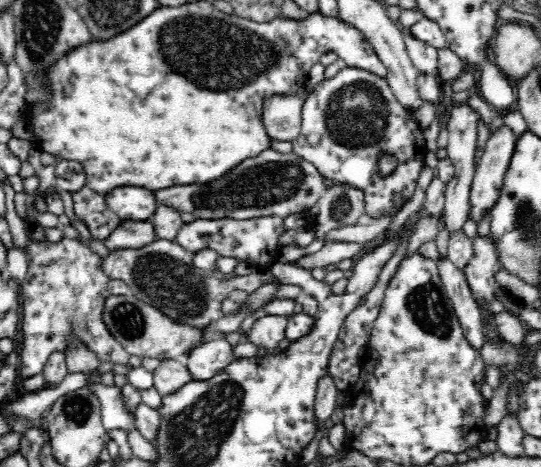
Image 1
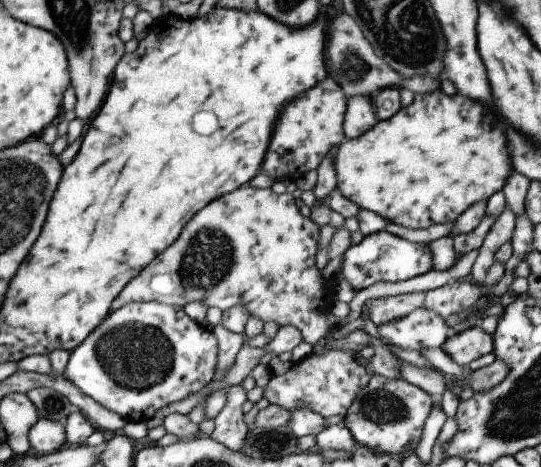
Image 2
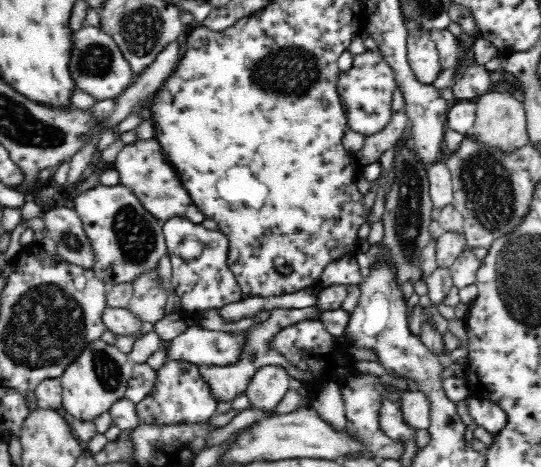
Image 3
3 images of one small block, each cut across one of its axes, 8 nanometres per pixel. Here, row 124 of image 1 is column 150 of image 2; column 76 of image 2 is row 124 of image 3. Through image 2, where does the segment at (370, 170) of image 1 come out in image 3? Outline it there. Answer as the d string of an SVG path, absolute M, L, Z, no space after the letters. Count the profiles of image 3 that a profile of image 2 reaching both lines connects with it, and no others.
M378 50L354 56L354 68L340 78L340 98L346 112L350 114L350 128L362 132L364 136L378 132L392 116L392 96L396 88L398 86L392 70L388 68Z

